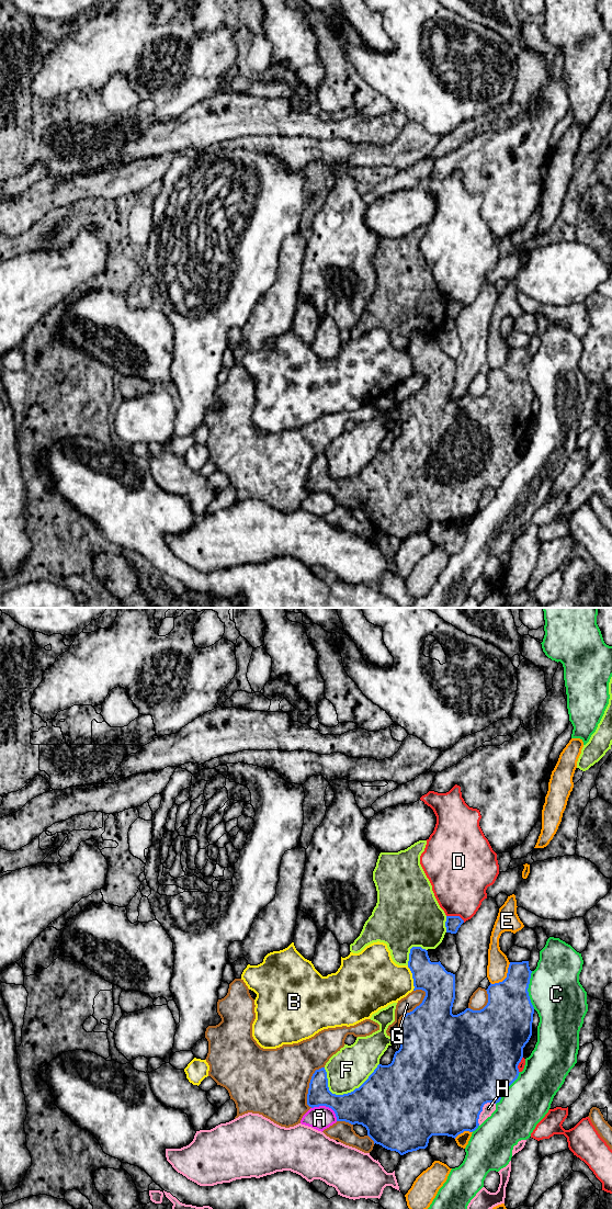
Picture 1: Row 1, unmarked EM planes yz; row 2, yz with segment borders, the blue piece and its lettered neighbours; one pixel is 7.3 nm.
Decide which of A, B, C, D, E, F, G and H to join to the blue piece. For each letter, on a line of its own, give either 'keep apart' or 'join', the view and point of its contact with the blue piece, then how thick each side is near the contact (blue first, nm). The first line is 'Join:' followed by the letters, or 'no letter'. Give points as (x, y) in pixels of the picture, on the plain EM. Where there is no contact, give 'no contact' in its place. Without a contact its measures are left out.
Join: no letter
A: keep apart; contact yz (327, 492); calibres 260 and 170 nm
B: keep apart; contact yz (412, 363); calibres 240 and 360 nm
C: keep apart; contact yz (526, 375); calibres 360 and 380 nm
D: keep apart; contact yz (455, 302); calibres 110 and 400 nm
E: keep apart; contact yz (507, 362); calibres 340 and 160 nm
F: keep apart; contact yz (355, 474); calibres 460 and 300 nm
G: keep apart; contact yz (412, 396); calibres 460 and 120 nm
H: keep apart; contact yz (482, 496); calibres 500 and 90 nm

